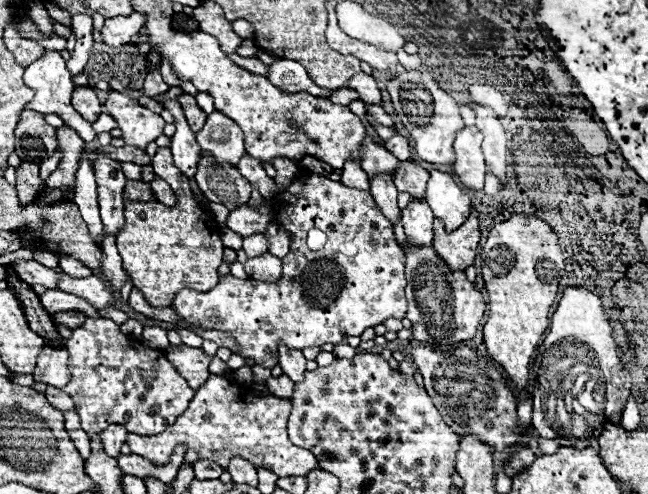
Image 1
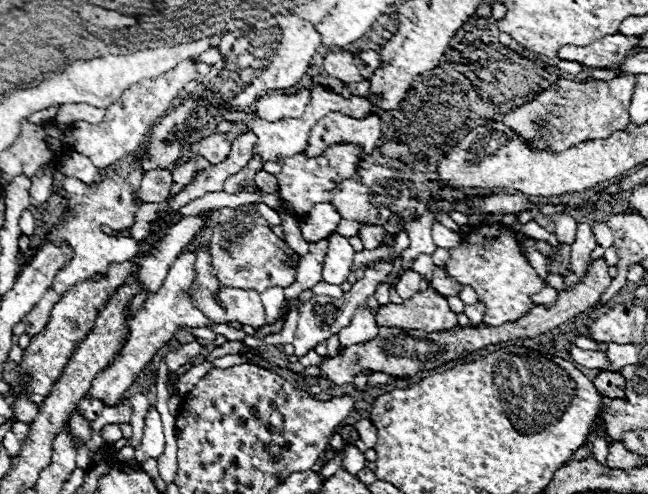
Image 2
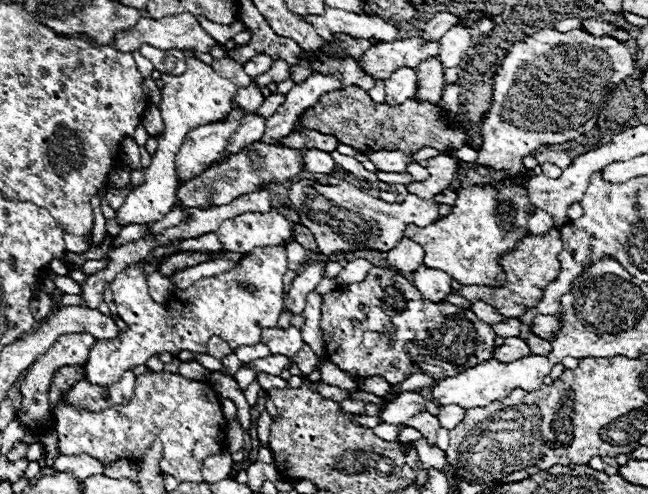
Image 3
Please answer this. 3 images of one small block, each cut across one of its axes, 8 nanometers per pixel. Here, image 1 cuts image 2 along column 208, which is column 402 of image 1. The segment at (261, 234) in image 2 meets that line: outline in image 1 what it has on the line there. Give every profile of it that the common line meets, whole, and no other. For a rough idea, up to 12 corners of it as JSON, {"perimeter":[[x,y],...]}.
{"perimeter":[[432,244],[406,254],[406,318],[432,346],[474,338],[482,292]]}

